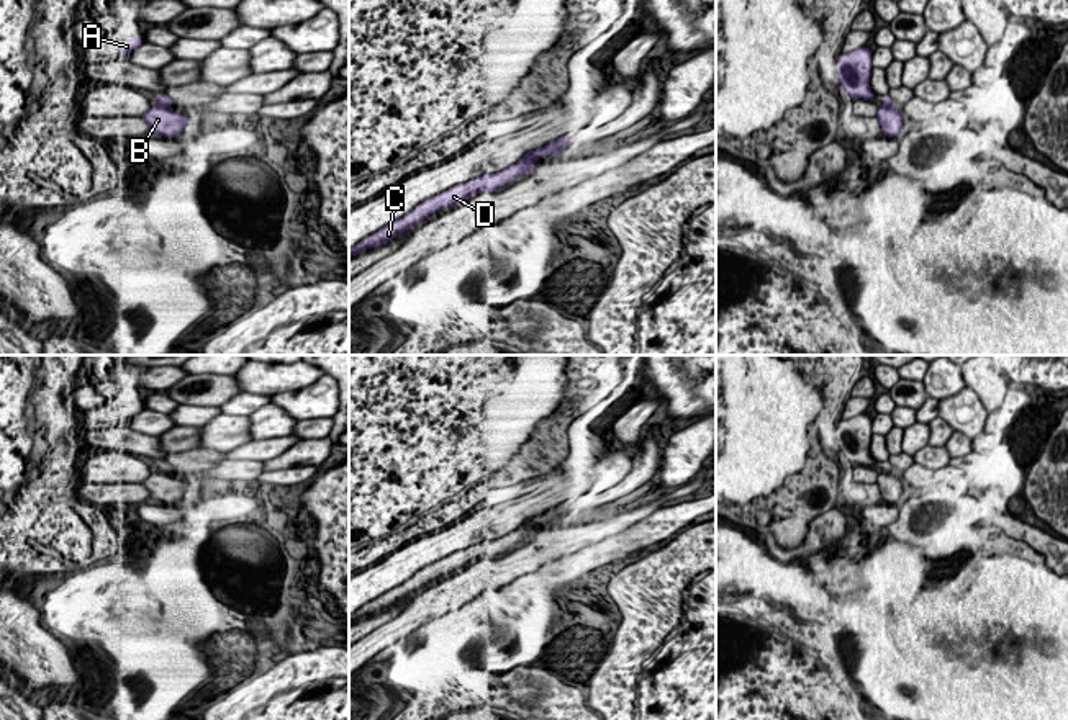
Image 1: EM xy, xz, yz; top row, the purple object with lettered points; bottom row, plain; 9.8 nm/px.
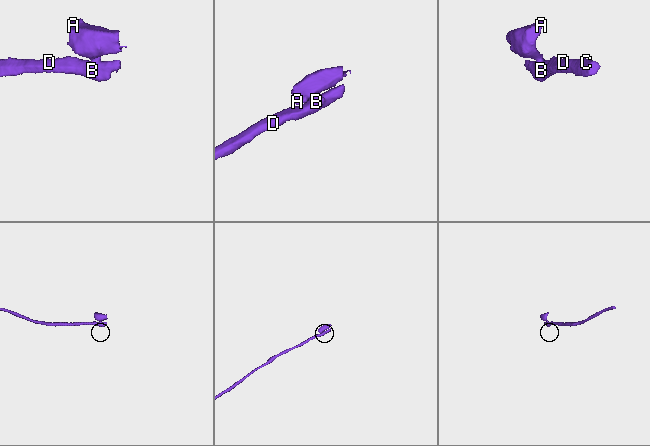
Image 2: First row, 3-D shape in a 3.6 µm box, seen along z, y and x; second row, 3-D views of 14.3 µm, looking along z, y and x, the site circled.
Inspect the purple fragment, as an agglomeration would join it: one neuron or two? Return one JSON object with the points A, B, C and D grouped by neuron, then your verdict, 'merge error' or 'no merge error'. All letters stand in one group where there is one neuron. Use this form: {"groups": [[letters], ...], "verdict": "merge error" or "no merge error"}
{"groups": [["A"], ["B", "C", "D"]], "verdict": "merge error"}

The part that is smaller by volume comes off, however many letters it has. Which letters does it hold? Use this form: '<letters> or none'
A

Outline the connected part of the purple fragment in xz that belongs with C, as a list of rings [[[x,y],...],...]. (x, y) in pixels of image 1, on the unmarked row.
[[[563,501],[563,502],[557,504],[555,507],[550,507],[536,517],[524,520],[516,530],[506,533],[505,537],[501,537],[498,540],[483,540],[465,550],[454,551],[452,555],[419,569],[414,576],[411,576],[403,584],[390,589],[388,592],[383,592],[380,597],[377,597],[373,601],[364,604],[352,615],[349,615],[349,622],[355,622],[355,620],[362,619],[364,615],[372,615],[372,614],[382,612],[387,607],[391,607],[393,604],[400,602],[401,599],[411,596],[413,592],[419,592],[426,583],[429,583],[439,576],[450,574],[452,571],[460,571],[480,558],[493,558],[495,555],[503,553],[509,547],[513,547],[523,540],[526,542],[527,538],[532,538],[536,525],[541,525],[544,522],[559,520],[562,515],[565,515],[570,511],[570,507],[572,507],[572,504],[568,501]]]

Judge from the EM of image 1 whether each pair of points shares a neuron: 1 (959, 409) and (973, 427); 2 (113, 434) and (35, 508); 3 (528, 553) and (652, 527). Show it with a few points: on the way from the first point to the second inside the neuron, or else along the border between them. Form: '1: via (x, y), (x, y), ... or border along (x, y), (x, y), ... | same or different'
1: via (963, 414), (972, 422) | same
2: border along (87, 442), (97, 447) | different
3: border along (642, 519), (574, 553) | different

